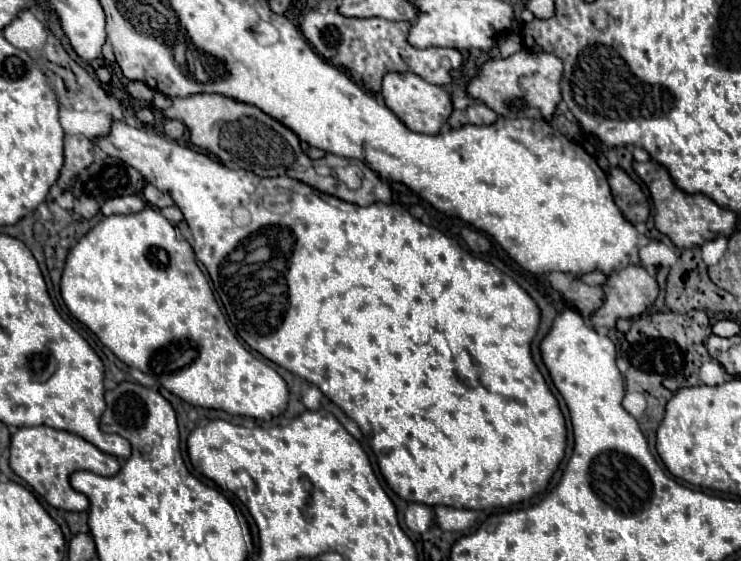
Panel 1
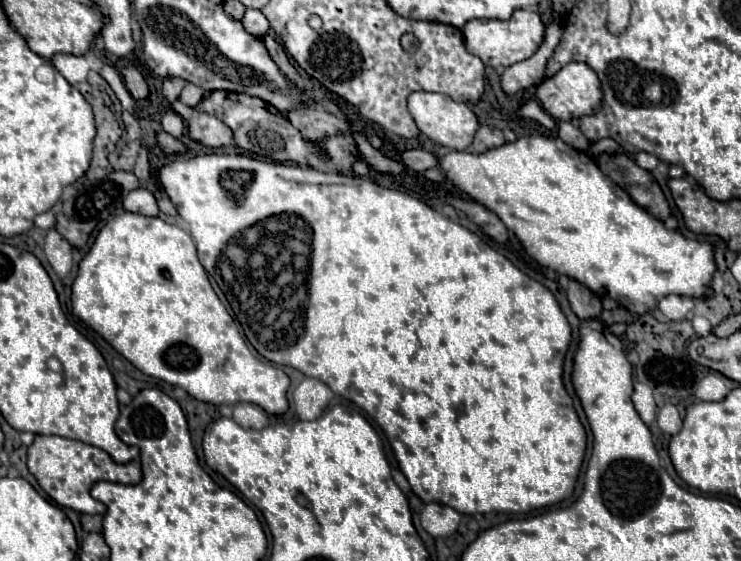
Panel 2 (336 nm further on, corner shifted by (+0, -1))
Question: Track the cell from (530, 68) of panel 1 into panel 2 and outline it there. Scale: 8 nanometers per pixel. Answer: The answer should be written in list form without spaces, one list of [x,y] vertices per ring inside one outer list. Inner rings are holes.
[[[569,63],[565,67],[561,67],[553,77],[543,79],[537,87],[535,87],[535,97],[539,101],[539,105],[543,105],[545,113],[549,113],[553,119],[561,119],[561,121],[571,121],[573,117],[581,117],[581,115],[589,115],[595,109],[599,109],[601,103],[601,85],[597,75],[593,73],[591,67],[587,67],[585,63]]]

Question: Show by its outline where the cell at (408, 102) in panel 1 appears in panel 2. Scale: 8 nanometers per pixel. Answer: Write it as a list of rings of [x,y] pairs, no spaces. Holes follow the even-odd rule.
[[[415,91],[407,99],[407,107],[409,107],[409,113],[415,119],[419,131],[425,133],[431,141],[445,145],[449,149],[455,149],[455,151],[465,151],[469,147],[469,143],[473,141],[479,121],[477,121],[477,115],[465,103],[457,103],[451,97],[445,97],[443,93]]]

